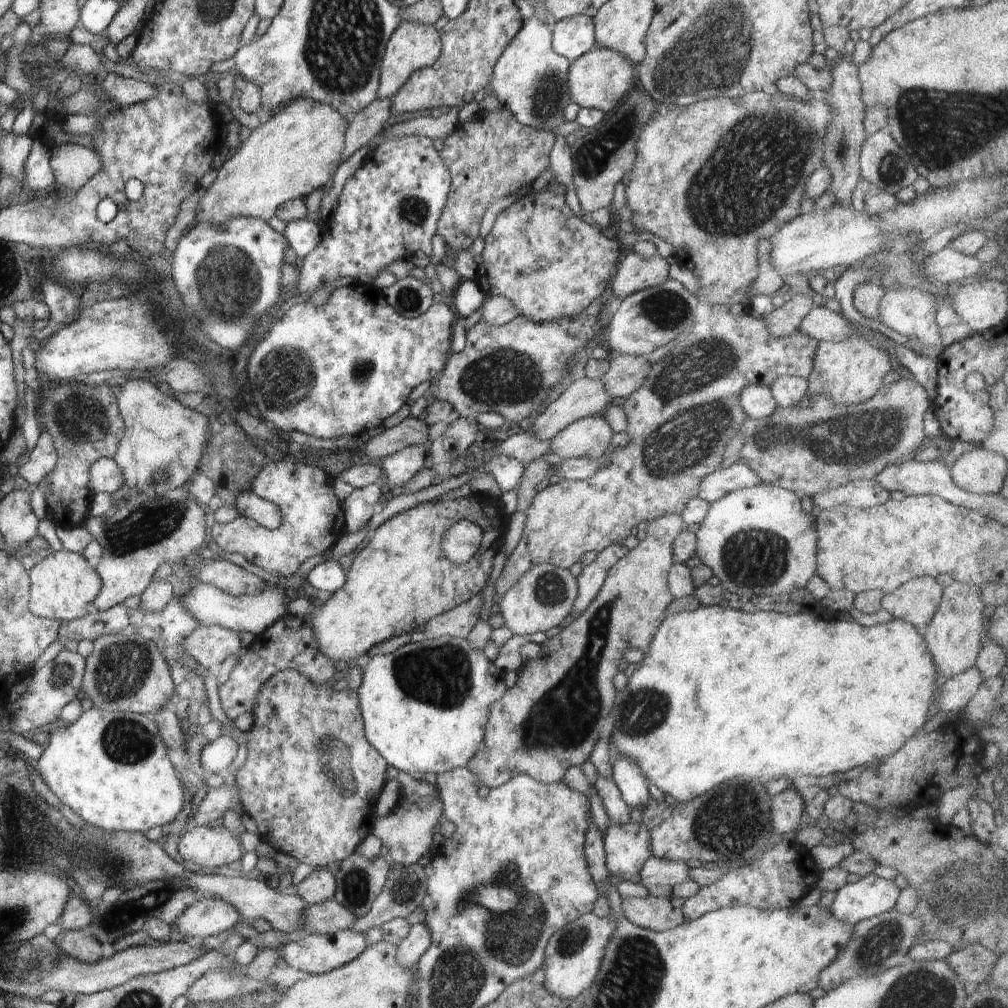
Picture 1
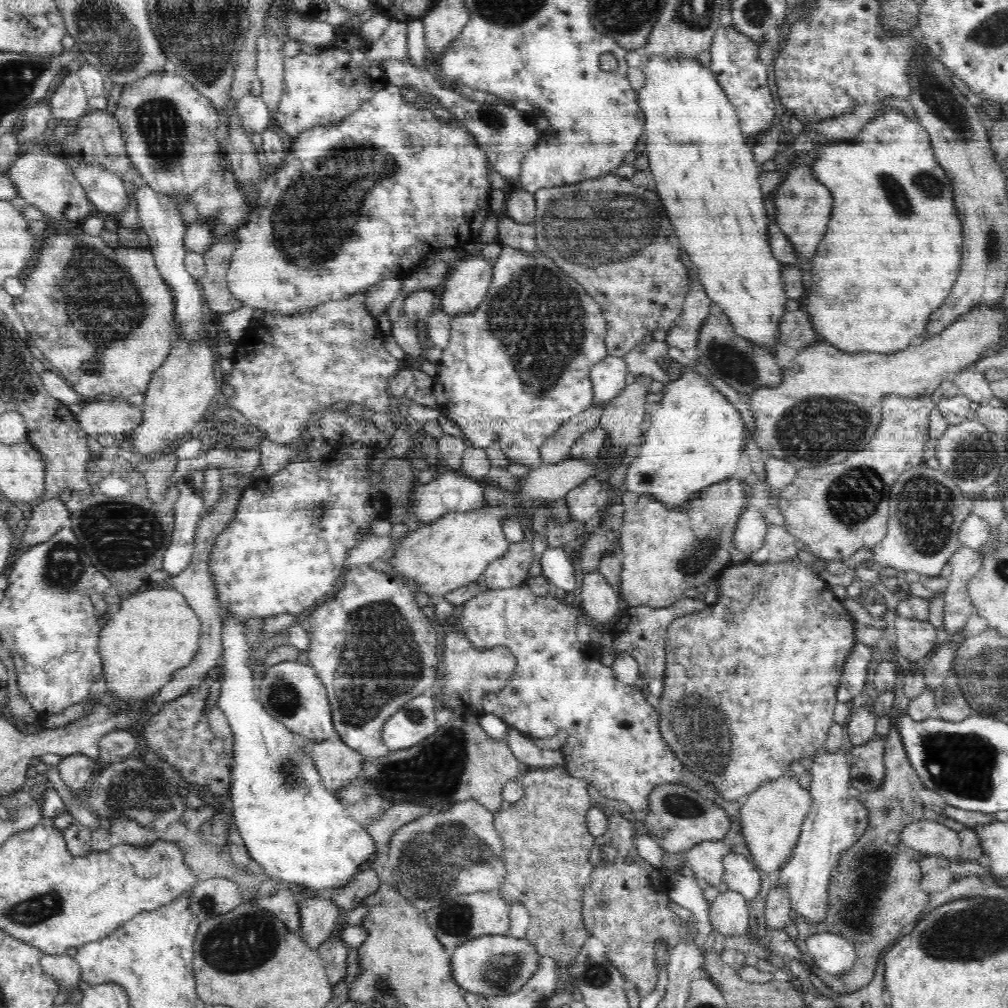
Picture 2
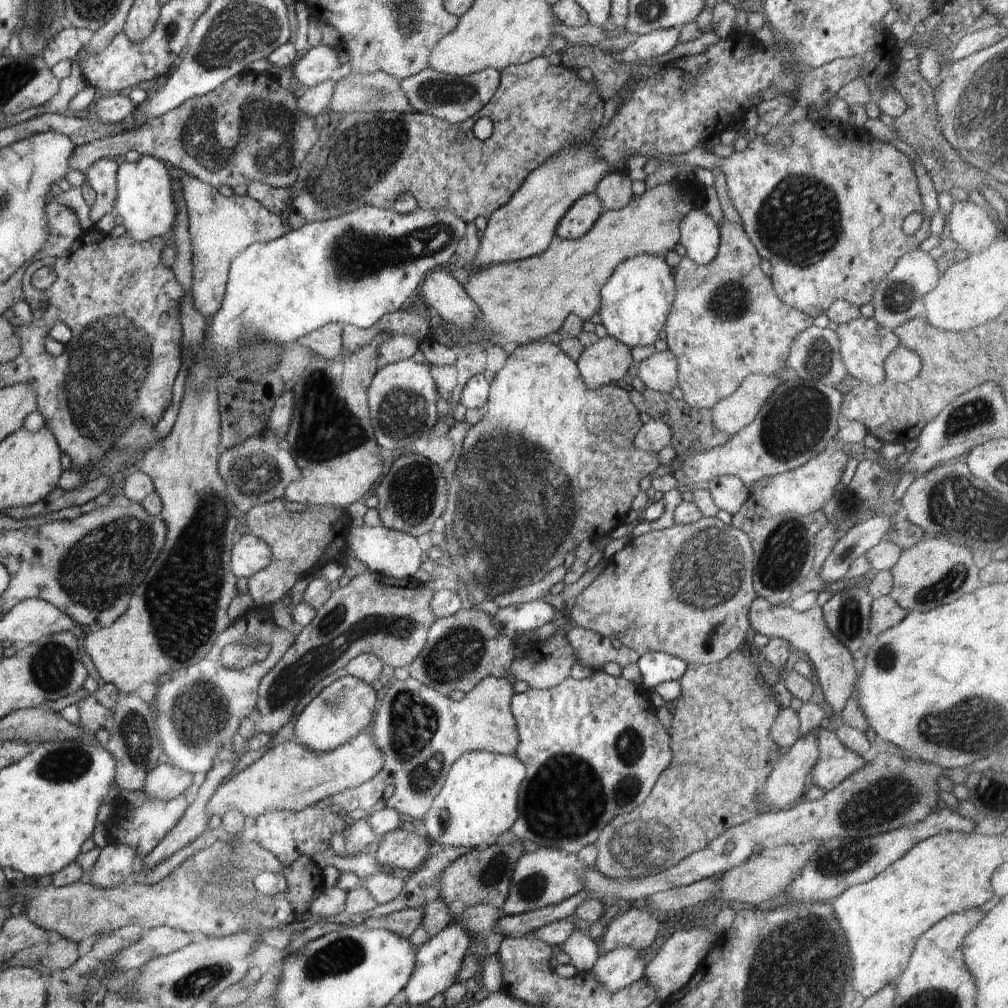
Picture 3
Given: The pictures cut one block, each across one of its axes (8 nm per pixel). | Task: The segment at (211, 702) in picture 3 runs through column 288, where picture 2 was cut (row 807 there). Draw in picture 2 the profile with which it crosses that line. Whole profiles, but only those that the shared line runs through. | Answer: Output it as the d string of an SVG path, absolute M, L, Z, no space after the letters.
M526 584L518 585L515 588L506 589L487 589L487 591L468 600L464 604L459 617L462 630L466 633L466 638L476 647L476 649L486 650L494 647L506 647L512 651L512 655L516 657L516 668L514 674L510 676L510 682L500 690L500 692L490 692L482 698L483 714L493 714L506 723L509 728L514 728L517 732L522 733L522 736L530 739L546 739L556 736L558 730L566 730L568 732L568 739L560 750L564 755L565 767L570 776L590 781L590 784L597 788L597 790L605 797L614 800L626 802L632 810L636 812L646 812L649 807L649 794L658 784L662 783L676 783L680 782L682 778L681 770L683 764L677 759L672 749L662 741L662 732L659 729L660 715L659 711L654 709L647 703L646 696L648 695L645 687L635 684L624 684L620 682L615 676L611 666L604 666L601 662L601 653L595 651L590 644L584 644L578 641L576 637L576 626L578 626L578 615L581 610L572 608L572 606L565 604L563 601L558 601L554 598L553 593L547 596L537 596L530 591Z

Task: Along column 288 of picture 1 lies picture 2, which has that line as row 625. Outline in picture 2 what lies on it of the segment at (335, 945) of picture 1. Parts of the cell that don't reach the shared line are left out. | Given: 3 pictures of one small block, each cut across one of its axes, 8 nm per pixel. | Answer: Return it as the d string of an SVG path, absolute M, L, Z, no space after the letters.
M960 546L947 563L948 584L945 594L943 630L952 637L962 635L972 614L972 601L968 597L969 582L980 572L983 559L978 550Z

